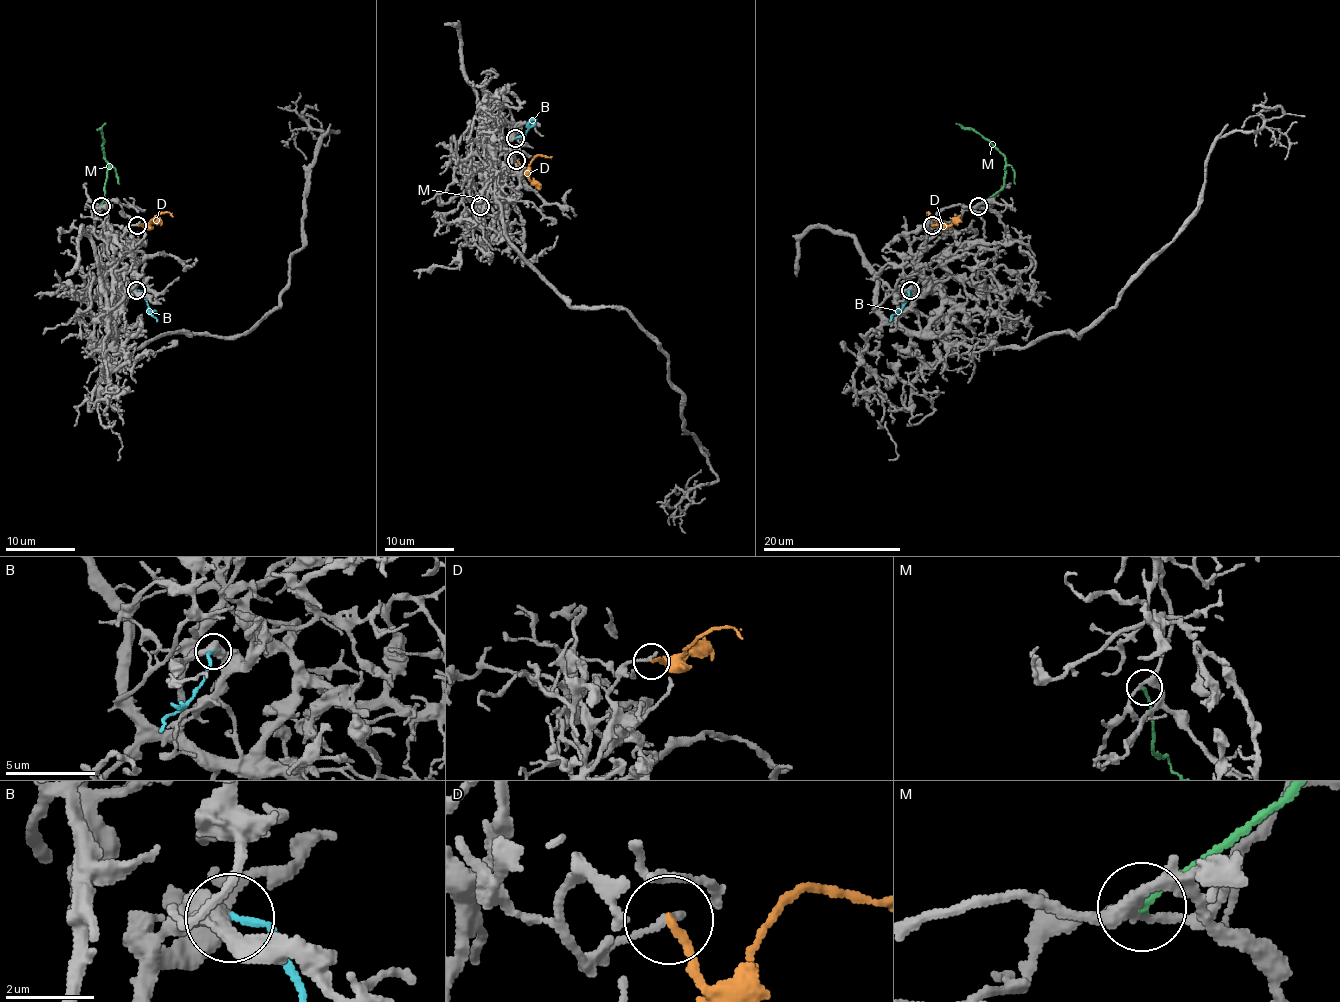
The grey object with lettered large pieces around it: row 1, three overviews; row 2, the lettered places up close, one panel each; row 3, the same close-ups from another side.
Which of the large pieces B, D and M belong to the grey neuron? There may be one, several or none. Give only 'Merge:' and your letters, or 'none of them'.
Merge: none of them

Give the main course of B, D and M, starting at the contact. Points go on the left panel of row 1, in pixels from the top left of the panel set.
B: (136, 290), (143, 294), (148, 311), (157, 321)
D: (138, 225), (148, 225), (158, 214), (169, 213), (172, 216)
M: (101, 206), (108, 168), (101, 133), (105, 123)

